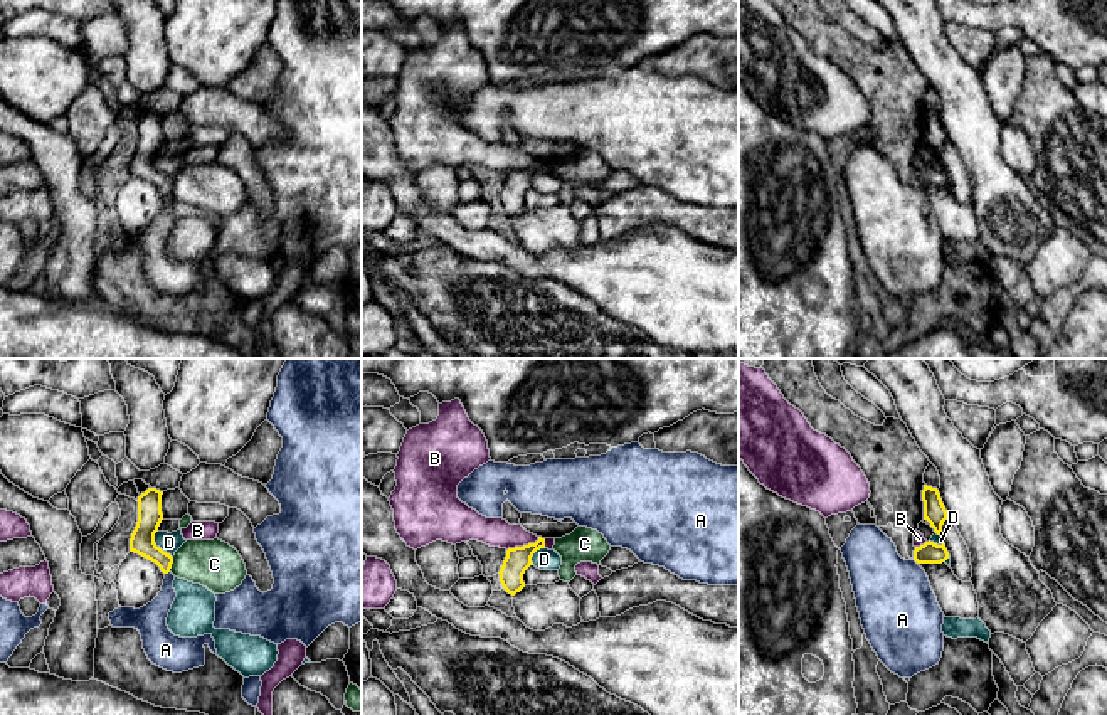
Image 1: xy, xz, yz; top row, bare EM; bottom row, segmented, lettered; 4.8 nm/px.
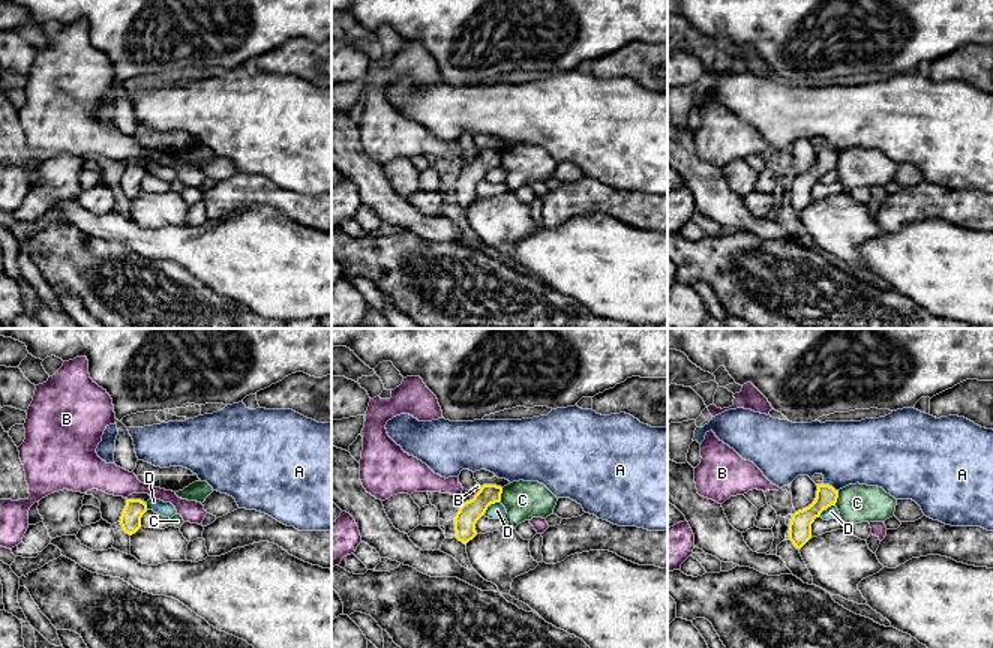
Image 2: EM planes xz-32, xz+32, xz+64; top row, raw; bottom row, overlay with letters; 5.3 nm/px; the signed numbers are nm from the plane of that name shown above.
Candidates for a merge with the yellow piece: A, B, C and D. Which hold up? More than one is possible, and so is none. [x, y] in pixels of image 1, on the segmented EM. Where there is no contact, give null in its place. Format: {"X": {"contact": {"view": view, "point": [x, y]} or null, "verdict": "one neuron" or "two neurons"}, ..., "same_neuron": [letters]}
{"A": {"contact": {"view": "xy", "point": [167, 572]}, "verdict": "two neurons"}, "B": {"contact": {"view": "xz", "point": [524, 545]}, "verdict": "two neurons"}, "C": {"contact": {"view": "xy", "point": [172, 562]}, "verdict": "two neurons"}, "D": {"contact": {"view": "xy", "point": [158, 547]}, "verdict": "two neurons"}, "same_neuron": []}

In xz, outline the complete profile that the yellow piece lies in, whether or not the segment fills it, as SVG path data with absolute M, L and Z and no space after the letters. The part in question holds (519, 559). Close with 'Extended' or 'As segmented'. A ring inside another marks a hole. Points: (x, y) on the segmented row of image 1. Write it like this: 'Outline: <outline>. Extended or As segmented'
Outline: M538 537L535 543L506 550L506 557L498 574L501 585L508 594L515 596L525 587L523 574L533 565L532 557L540 548L545 548L545 538L542 537Z. As segmented

